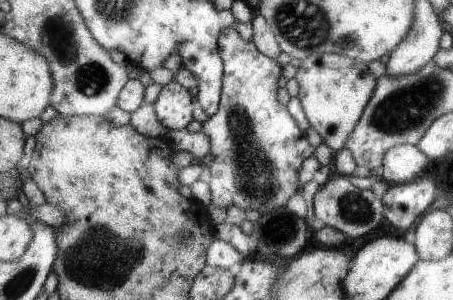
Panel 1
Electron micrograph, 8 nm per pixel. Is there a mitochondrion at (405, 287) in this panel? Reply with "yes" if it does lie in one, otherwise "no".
no

